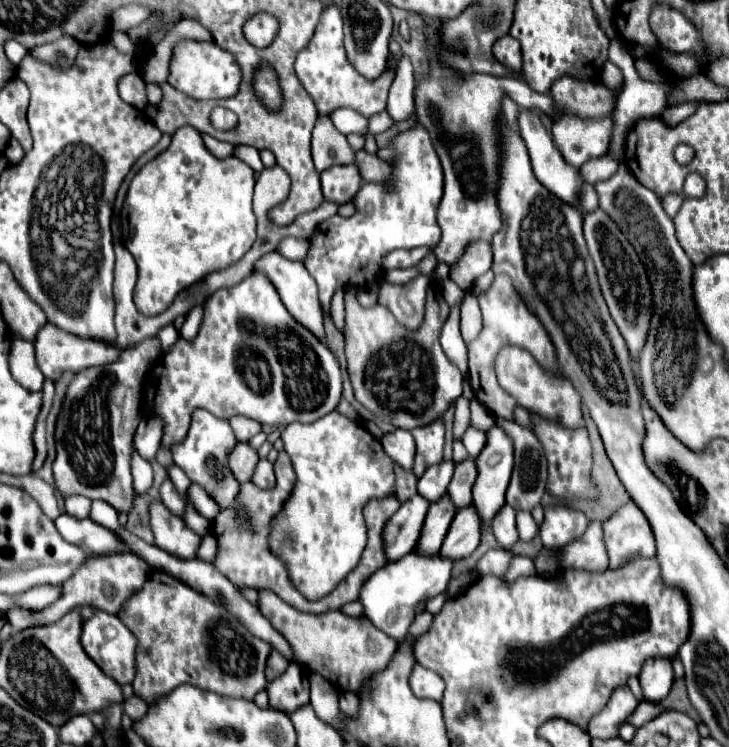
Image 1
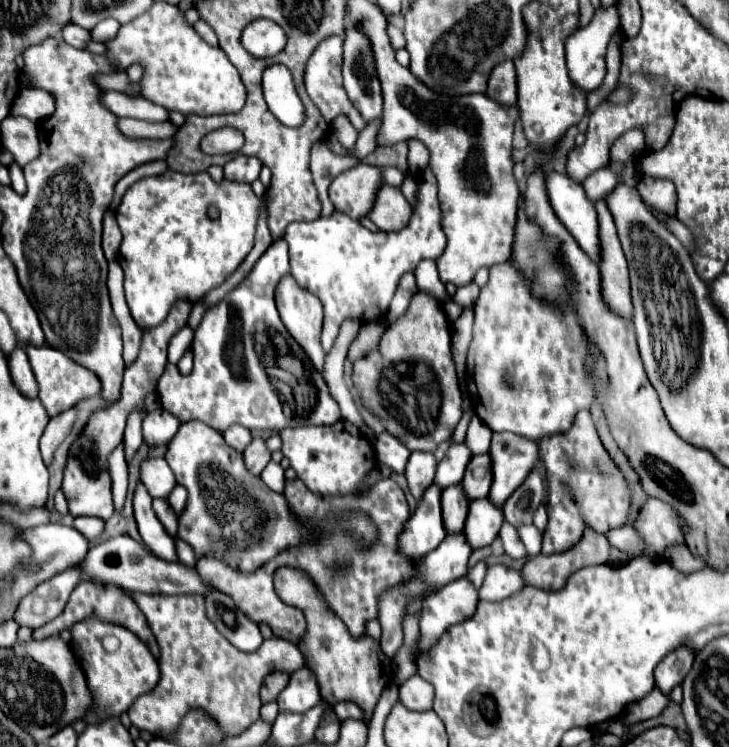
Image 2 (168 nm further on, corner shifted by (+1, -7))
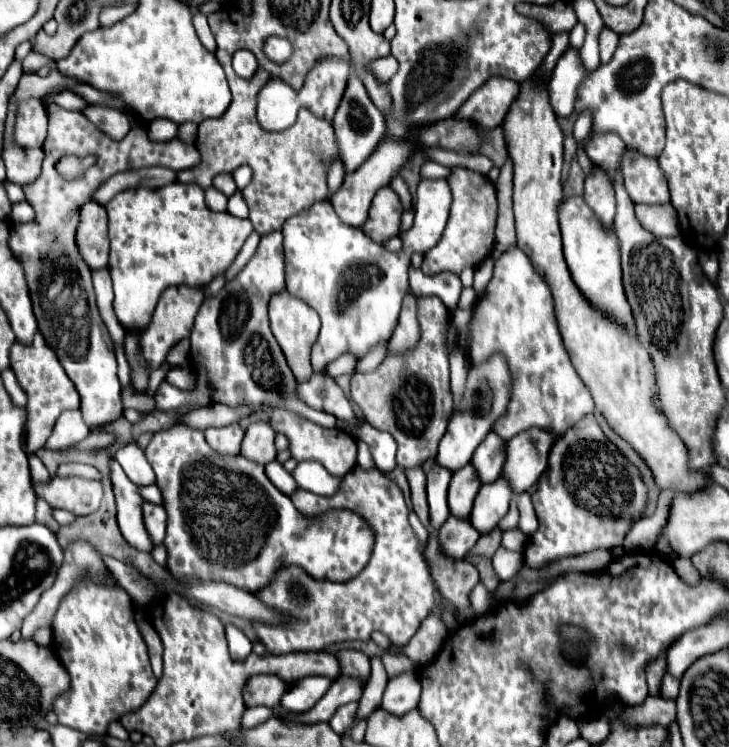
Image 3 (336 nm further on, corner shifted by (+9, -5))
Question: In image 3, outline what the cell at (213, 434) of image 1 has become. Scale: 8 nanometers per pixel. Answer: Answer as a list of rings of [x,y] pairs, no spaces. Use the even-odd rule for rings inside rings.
[[[174,425],[166,431],[160,431],[152,437],[150,445],[146,447],[146,459],[148,463],[152,465],[154,473],[156,473],[156,485],[160,487],[162,491],[162,505],[168,513],[168,529],[166,529],[166,539],[164,539],[164,545],[166,545],[166,551],[168,551],[168,561],[166,561],[166,571],[180,583],[190,583],[192,579],[200,579],[200,581],[224,581],[224,583],[230,583],[234,587],[240,587],[244,591],[250,591],[250,593],[258,593],[262,591],[264,587],[268,587],[272,581],[274,581],[274,573],[280,569],[280,567],[290,567],[290,565],[298,565],[302,567],[312,579],[316,581],[322,581],[322,579],[328,579],[328,581],[346,581],[346,579],[352,579],[358,569],[362,569],[362,565],[366,565],[366,561],[370,559],[370,545],[372,545],[372,539],[374,539],[374,533],[370,533],[370,527],[360,519],[356,517],[356,513],[350,513],[350,511],[328,511],[324,513],[322,517],[318,519],[308,519],[304,517],[302,513],[298,513],[298,509],[294,507],[294,503],[290,501],[288,495],[280,493],[272,481],[266,477],[264,473],[264,465],[260,463],[254,463],[242,455],[218,455],[214,453],[214,449],[210,449],[210,445],[206,445],[206,439],[204,439],[204,433],[198,431],[198,429],[192,429],[188,425]]]

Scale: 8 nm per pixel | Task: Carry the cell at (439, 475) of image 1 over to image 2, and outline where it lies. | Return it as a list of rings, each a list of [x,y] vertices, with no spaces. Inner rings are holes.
[[[452,443],[448,453],[446,453],[446,457],[438,463],[434,483],[438,487],[442,487],[442,489],[460,483],[462,475],[464,475],[464,469],[466,469],[466,463],[468,463],[470,457],[472,457],[472,453],[468,451],[468,447],[464,443],[460,443],[460,445]]]

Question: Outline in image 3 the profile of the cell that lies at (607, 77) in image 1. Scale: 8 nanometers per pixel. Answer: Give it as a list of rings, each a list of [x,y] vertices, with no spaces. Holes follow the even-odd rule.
[[[604,27],[602,33],[600,33],[600,61],[602,63],[608,63],[612,59],[612,55],[614,55],[616,47],[618,47],[618,35],[616,33],[610,33]]]

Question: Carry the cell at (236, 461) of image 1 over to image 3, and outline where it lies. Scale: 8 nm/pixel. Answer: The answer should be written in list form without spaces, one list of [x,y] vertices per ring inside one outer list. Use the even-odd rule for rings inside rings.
[[[254,421],[246,429],[246,437],[242,441],[242,455],[250,457],[250,461],[258,461],[262,465],[276,459],[276,447],[274,447],[276,431],[266,421]]]

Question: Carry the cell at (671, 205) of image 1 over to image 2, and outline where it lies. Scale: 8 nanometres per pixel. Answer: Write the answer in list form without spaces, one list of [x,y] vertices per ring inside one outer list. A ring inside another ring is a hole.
[[[644,177],[638,183],[638,189],[646,203],[650,203],[670,215],[676,215],[676,187],[670,179]]]

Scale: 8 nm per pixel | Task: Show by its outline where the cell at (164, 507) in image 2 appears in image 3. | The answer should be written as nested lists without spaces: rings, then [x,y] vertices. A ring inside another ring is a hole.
[[[146,501],[142,505],[142,515],[144,515],[144,525],[152,543],[160,545],[166,535],[166,511],[162,509],[162,505],[154,505]]]

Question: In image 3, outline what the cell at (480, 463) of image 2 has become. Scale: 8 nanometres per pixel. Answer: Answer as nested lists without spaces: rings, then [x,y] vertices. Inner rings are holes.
[[[488,433],[486,441],[478,445],[472,457],[472,465],[478,469],[482,483],[496,481],[500,477],[504,461],[506,461],[506,441],[496,433]]]

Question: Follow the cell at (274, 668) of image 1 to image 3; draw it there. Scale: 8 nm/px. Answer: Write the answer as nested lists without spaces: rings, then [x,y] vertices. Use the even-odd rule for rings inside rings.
[[[252,675],[244,685],[244,703],[246,707],[266,705],[274,709],[284,691],[286,683],[276,675]]]

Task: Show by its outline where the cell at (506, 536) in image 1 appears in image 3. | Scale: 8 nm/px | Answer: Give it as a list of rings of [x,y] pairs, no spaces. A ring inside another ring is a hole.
[[[498,549],[496,555],[492,557],[492,565],[494,565],[494,571],[500,577],[500,581],[514,579],[518,575],[518,571],[522,569],[520,563],[522,563],[522,555],[508,551],[508,549]]]

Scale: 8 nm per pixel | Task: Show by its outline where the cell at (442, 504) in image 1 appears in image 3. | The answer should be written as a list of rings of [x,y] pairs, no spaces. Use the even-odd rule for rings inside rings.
[[[464,465],[452,475],[450,489],[448,489],[448,505],[450,513],[458,517],[468,517],[472,511],[474,497],[478,495],[482,481],[474,469],[474,465]]]

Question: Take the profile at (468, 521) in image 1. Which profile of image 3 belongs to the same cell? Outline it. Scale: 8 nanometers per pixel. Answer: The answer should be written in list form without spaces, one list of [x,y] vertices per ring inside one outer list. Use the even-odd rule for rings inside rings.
[[[498,477],[498,481],[482,485],[470,513],[472,525],[480,533],[492,531],[498,525],[498,521],[508,513],[510,499],[512,499],[512,487],[506,477]]]

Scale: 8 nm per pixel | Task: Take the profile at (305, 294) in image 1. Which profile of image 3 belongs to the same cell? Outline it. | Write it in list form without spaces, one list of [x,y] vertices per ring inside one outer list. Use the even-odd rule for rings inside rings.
[[[288,291],[276,293],[270,301],[270,327],[272,327],[272,333],[278,341],[278,345],[282,347],[282,353],[286,357],[288,367],[294,373],[296,383],[308,381],[312,377],[310,351],[312,351],[312,345],[314,345],[314,341],[318,337],[318,331],[320,331],[320,321],[316,317],[314,309],[310,309],[304,301],[298,301],[298,297],[290,295]]]

